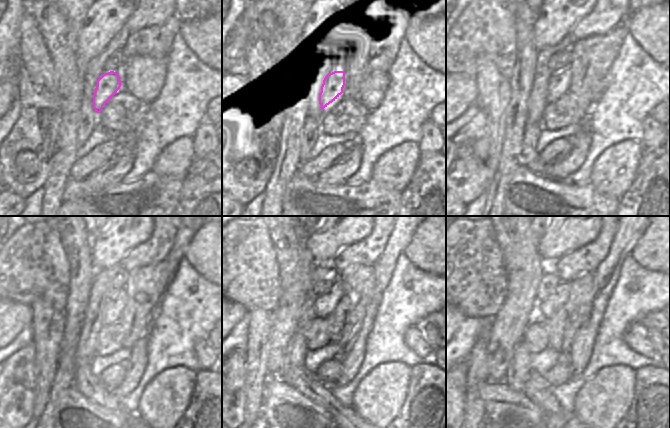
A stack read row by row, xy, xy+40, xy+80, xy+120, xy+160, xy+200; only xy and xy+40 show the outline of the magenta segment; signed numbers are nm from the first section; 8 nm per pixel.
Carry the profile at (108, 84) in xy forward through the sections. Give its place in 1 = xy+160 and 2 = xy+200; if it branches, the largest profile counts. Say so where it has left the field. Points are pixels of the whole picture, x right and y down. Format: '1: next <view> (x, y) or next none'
1: next xy+160 (324, 306)
2: next xy+200 (546, 308)

